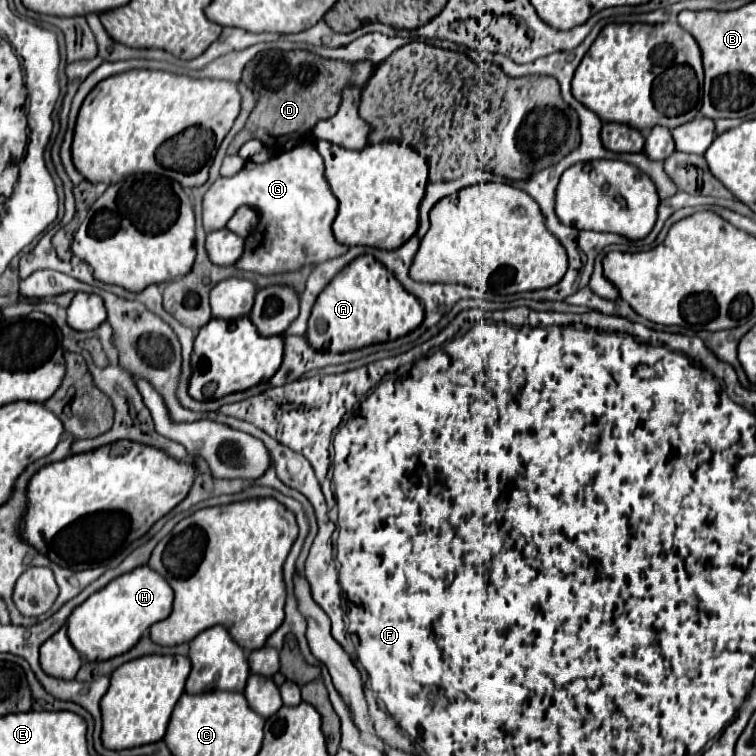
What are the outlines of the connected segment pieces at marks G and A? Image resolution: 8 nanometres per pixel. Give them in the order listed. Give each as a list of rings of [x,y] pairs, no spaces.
[[[311,143],[297,145],[261,165],[247,163],[233,177],[217,179],[207,195],[203,195],[205,233],[223,229],[243,205],[257,209],[260,221],[247,235],[243,257],[239,257],[235,267],[259,275],[299,271],[305,265],[317,265],[347,253],[347,247],[337,243],[331,231],[331,223],[337,215],[337,199],[331,193],[323,171],[323,157]]]
[[[363,255],[335,275],[327,289],[317,297],[309,317],[307,341],[313,349],[345,353],[403,337],[417,329],[421,321],[423,307],[419,299],[407,293],[373,255]]]

